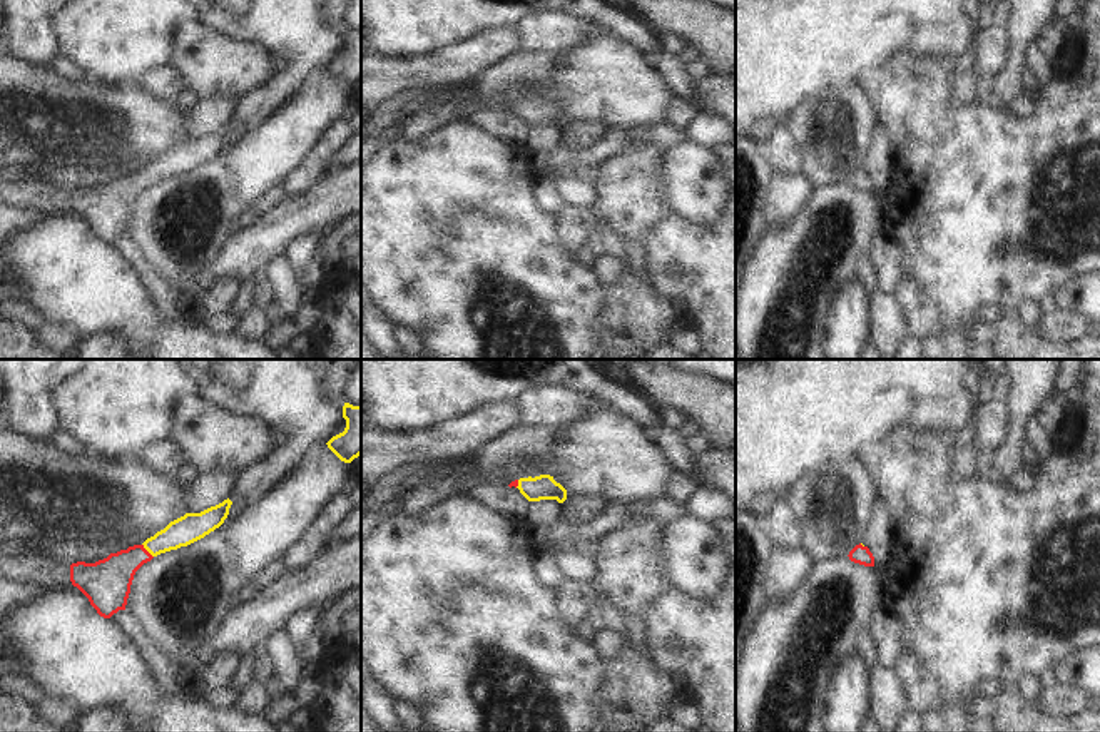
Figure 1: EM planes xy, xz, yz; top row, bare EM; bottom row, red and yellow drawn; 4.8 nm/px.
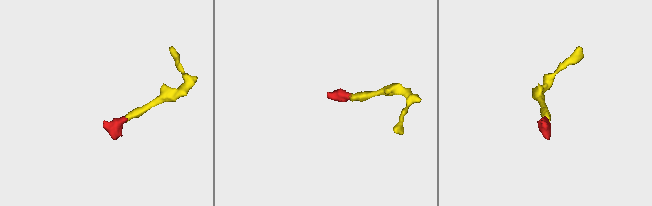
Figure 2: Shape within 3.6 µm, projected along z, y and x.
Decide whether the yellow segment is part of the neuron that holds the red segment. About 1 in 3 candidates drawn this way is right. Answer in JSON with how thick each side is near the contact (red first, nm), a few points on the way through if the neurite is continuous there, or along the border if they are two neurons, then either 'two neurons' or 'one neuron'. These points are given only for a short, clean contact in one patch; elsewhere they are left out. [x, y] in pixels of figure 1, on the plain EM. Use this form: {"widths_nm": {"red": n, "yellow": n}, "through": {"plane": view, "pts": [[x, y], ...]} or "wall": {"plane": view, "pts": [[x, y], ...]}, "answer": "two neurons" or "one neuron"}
{"widths_nm": {"red": 220, "yellow": 140}, "through": {"plane": "xy", "pts": [[106, 209], [129, 186], [146, 176], [191, 152]]}, "answer": "one neuron"}

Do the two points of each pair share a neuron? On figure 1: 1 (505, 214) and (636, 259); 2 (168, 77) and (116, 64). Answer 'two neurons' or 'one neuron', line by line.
1: two neurons
2: two neurons

